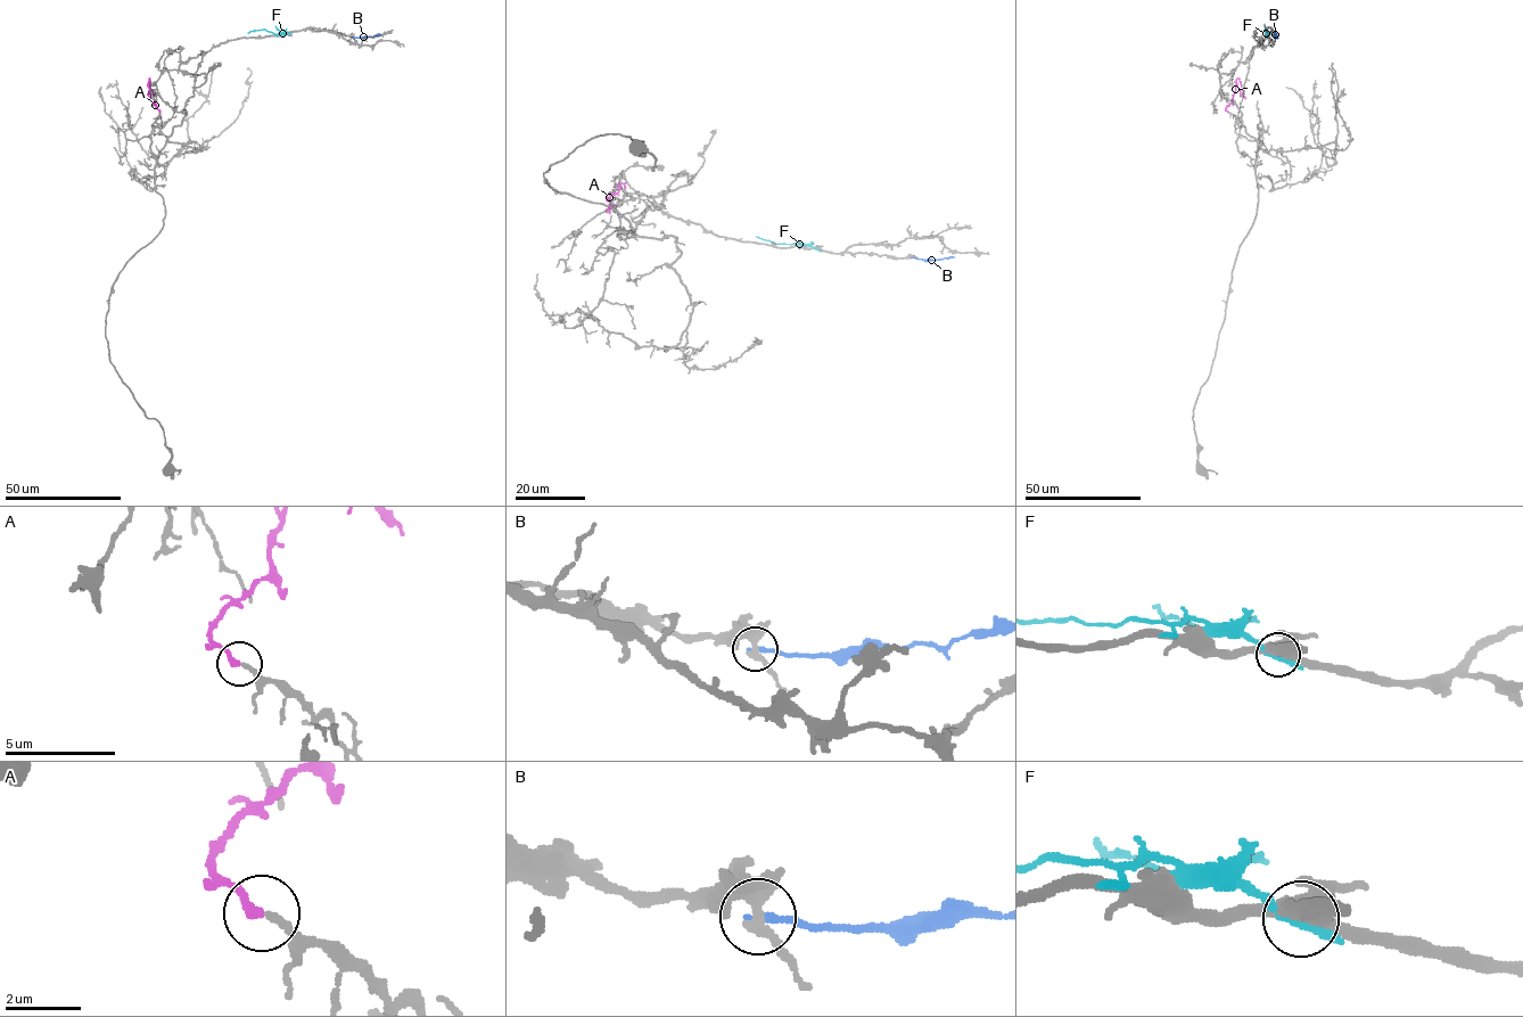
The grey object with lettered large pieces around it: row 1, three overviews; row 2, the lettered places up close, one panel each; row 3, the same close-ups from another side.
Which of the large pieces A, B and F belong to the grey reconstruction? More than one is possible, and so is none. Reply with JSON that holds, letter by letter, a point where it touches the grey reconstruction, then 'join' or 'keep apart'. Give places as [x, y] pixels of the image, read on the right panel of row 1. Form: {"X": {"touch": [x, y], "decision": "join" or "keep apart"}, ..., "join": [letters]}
{"A": {"touch": [1228, 112], "decision": "join"}, "B": {"touch": [1275, 37], "decision": "keep apart"}, "F": {"touch": [1269, 33], "decision": "keep apart"}, "join": ["A"]}

